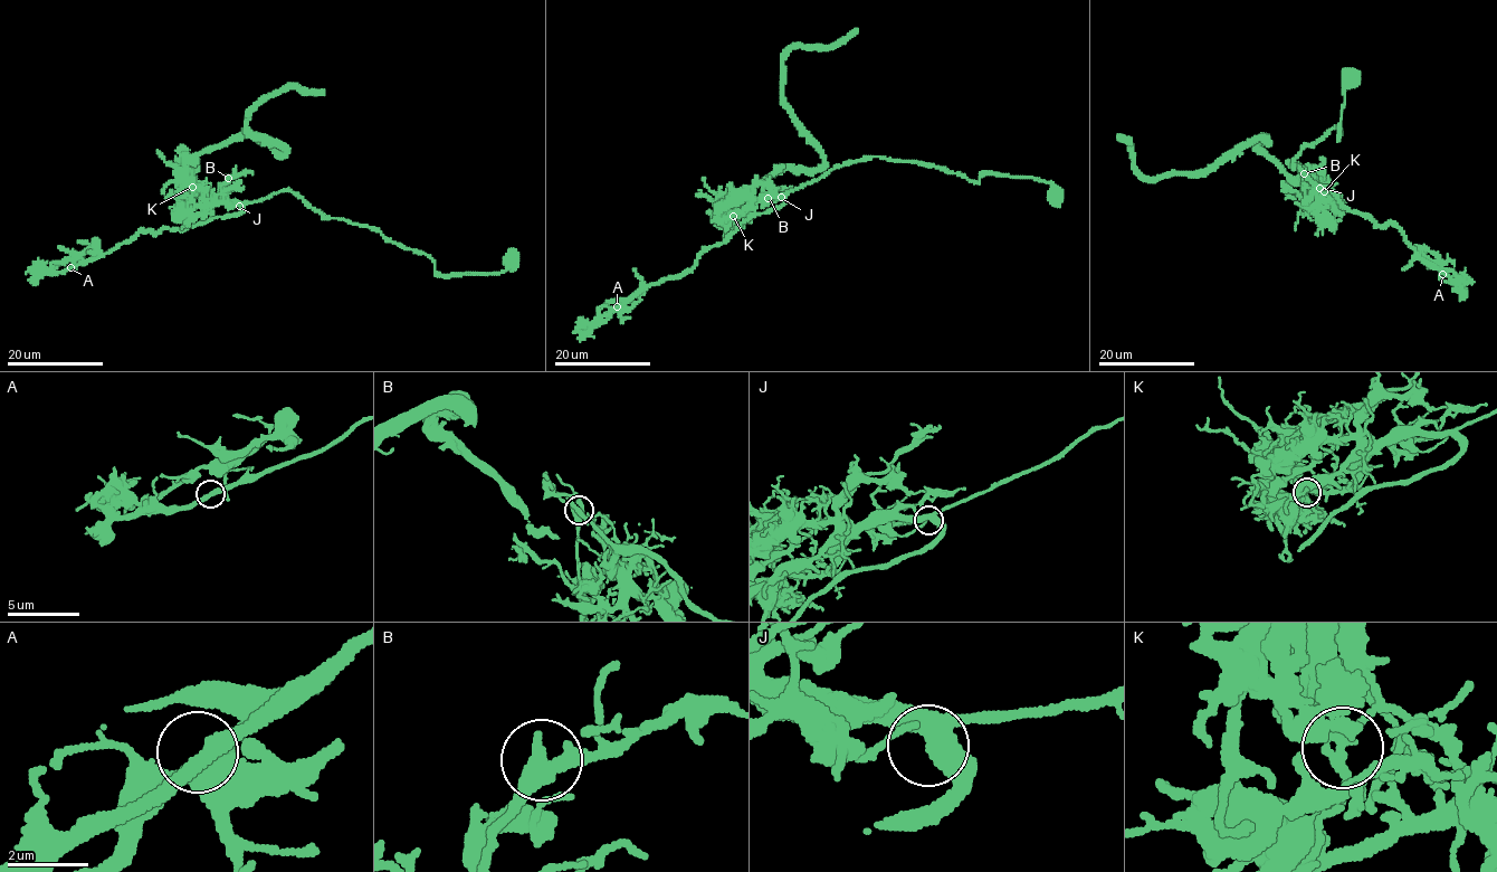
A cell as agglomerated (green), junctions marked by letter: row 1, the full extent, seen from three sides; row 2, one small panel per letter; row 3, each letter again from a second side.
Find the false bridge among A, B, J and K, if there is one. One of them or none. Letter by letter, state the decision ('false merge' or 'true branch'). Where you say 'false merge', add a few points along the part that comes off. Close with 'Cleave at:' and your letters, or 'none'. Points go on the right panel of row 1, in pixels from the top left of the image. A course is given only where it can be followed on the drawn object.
A: true branch
B: true branch
J: true branch
K: false merge; foreign part runs (1324, 191), (1286, 174), (1258, 136), (1268, 140), (1199, 172), (1152, 178), (1117, 138)
Cleave at: K

